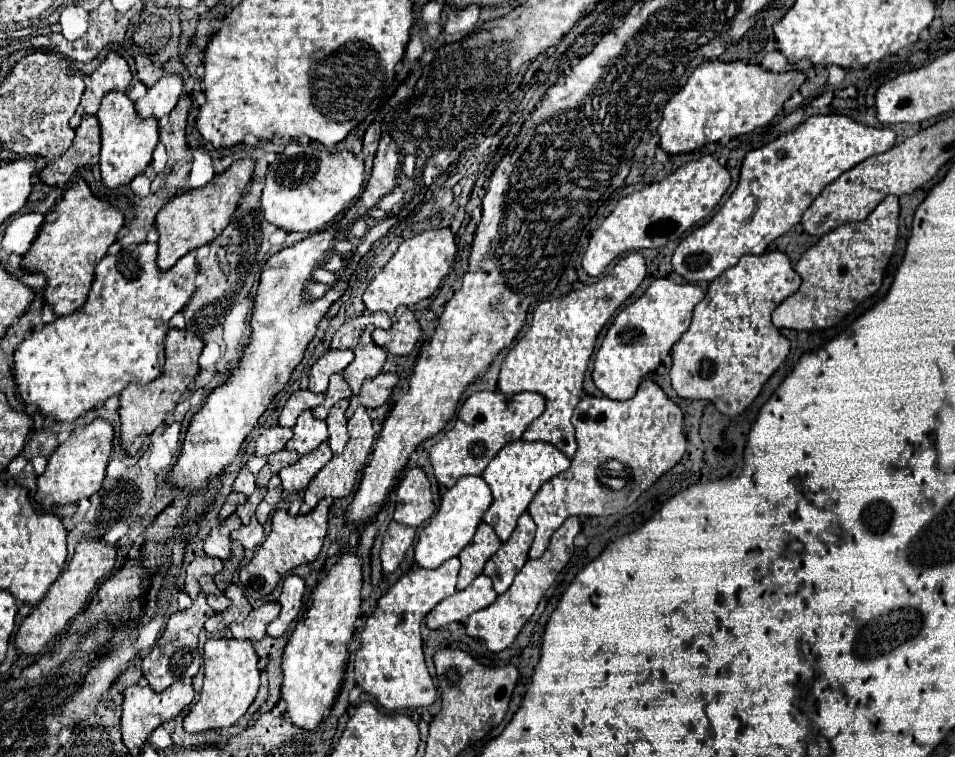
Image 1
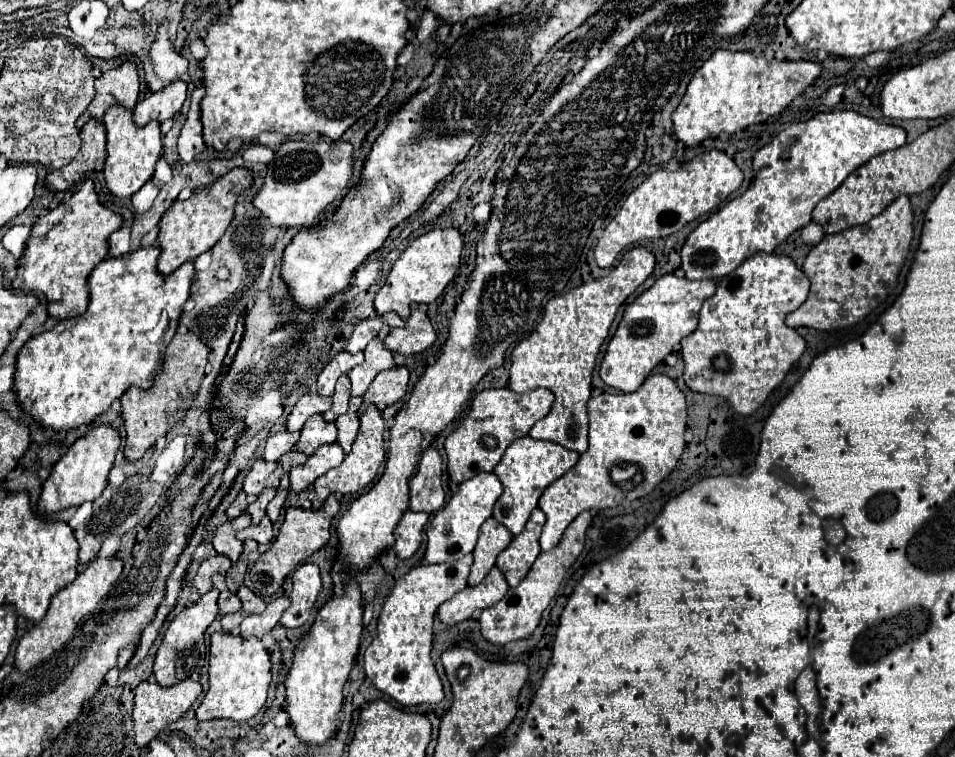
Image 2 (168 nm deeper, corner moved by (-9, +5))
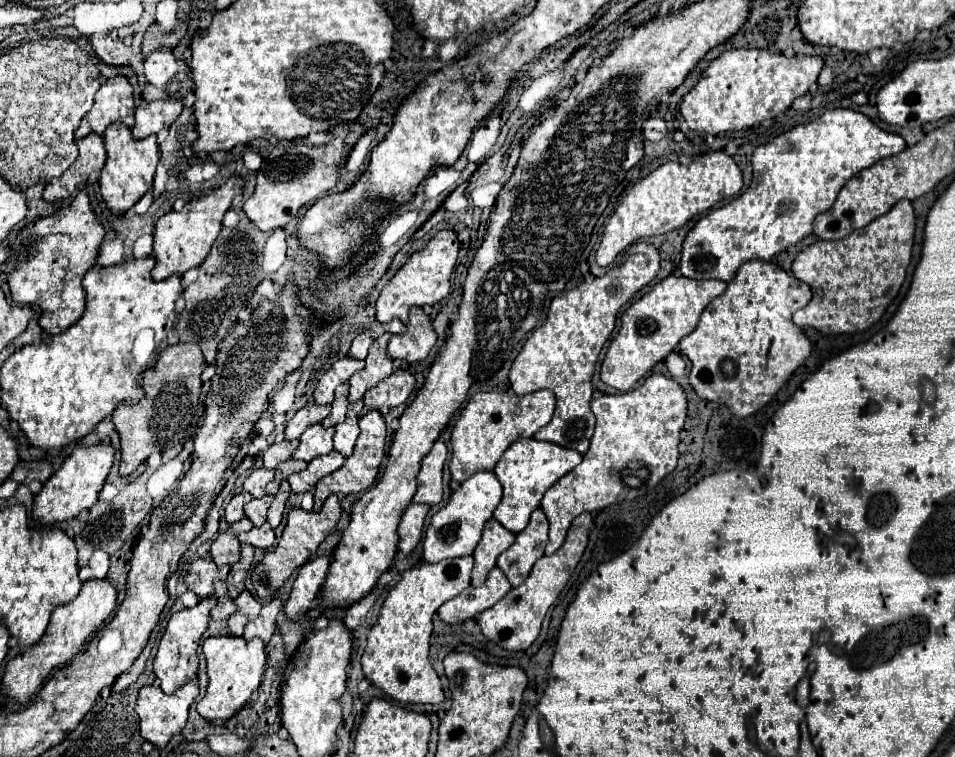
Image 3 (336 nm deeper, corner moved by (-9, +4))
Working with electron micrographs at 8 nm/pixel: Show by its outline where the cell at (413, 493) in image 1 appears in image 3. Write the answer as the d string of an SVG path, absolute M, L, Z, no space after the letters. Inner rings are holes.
M434 442L432 450L424 456L422 468L418 472L418 490L414 494L416 504L436 506L442 502L442 468L446 462L444 442Z

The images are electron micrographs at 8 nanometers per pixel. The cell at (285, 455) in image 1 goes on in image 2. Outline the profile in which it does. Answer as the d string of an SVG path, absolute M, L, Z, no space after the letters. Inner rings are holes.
M292 449L290 453L286 453L280 461L278 461L278 465L282 465L282 469L288 473L292 467L298 467L298 465L304 465L306 463L306 455L304 453L298 453L296 449Z

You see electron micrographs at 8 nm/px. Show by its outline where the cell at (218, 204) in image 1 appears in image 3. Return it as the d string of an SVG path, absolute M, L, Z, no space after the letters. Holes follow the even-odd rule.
M232 176L232 178L228 178L226 184L212 190L212 194L200 196L198 200L190 200L180 212L172 210L172 212L164 214L156 222L156 230L154 230L156 266L152 270L152 278L164 280L172 274L184 274L186 270L202 264L204 258L208 256L216 236L222 230L222 218L224 218L226 210L232 206L234 196L240 194L242 190L244 190L244 180L240 176Z

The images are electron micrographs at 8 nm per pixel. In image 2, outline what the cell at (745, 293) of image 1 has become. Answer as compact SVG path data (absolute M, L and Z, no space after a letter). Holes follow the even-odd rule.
M756 253L748 261L744 261L736 271L732 271L718 283L718 291L710 299L706 299L700 309L700 321L696 331L692 331L680 343L682 357L686 363L686 385L692 391L720 395L728 399L734 411L740 415L752 415L766 401L766 397L782 383L790 367L806 351L806 341L794 329L786 327L784 319L790 311L798 309L806 301L808 291L808 277L786 255Z

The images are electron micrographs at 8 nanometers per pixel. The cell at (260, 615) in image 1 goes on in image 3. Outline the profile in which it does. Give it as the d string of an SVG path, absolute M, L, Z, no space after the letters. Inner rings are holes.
M274 598L272 602L264 604L262 606L262 612L256 620L248 622L246 630L244 630L244 638L246 640L252 640L252 638L262 638L264 642L268 642L276 630L276 614L280 612L282 608L282 600L280 598Z

